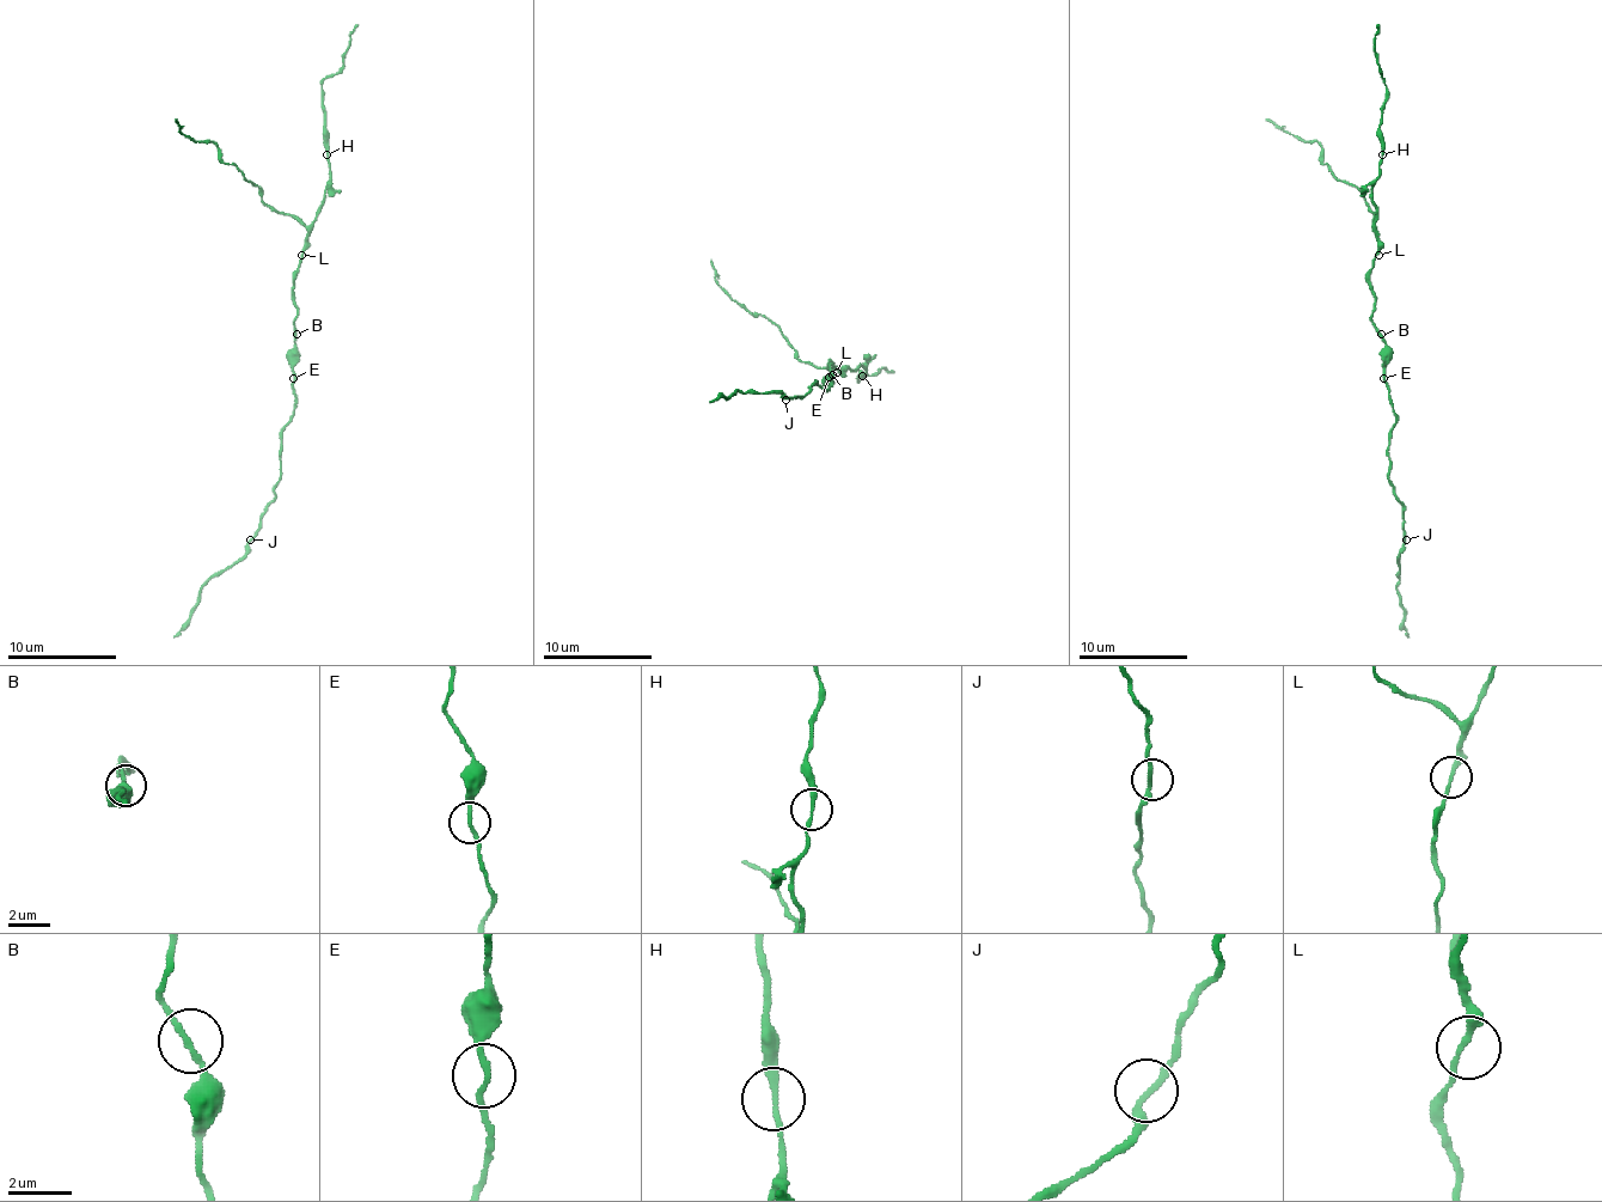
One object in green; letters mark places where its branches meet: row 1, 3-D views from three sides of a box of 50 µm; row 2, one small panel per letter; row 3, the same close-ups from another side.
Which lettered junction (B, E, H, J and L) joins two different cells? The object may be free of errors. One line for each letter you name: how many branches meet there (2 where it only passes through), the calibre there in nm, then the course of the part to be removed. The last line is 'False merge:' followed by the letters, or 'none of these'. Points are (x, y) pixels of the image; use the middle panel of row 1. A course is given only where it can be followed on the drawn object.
False merge: none of these

